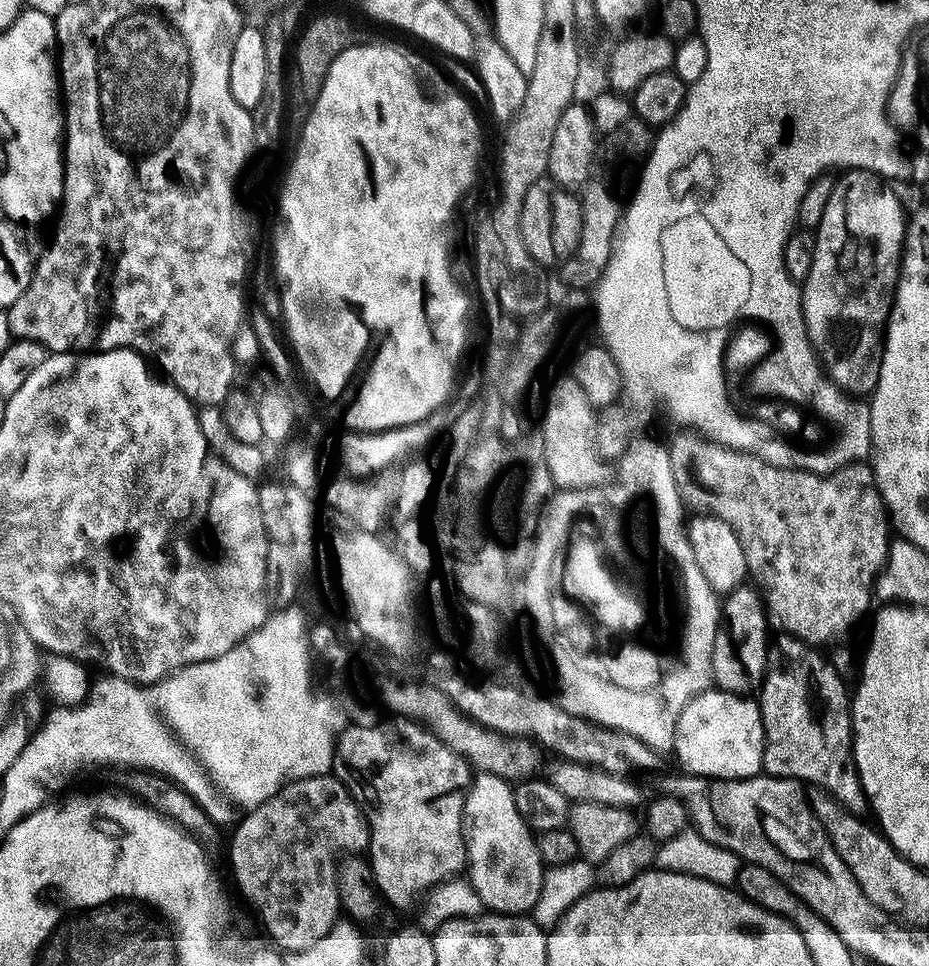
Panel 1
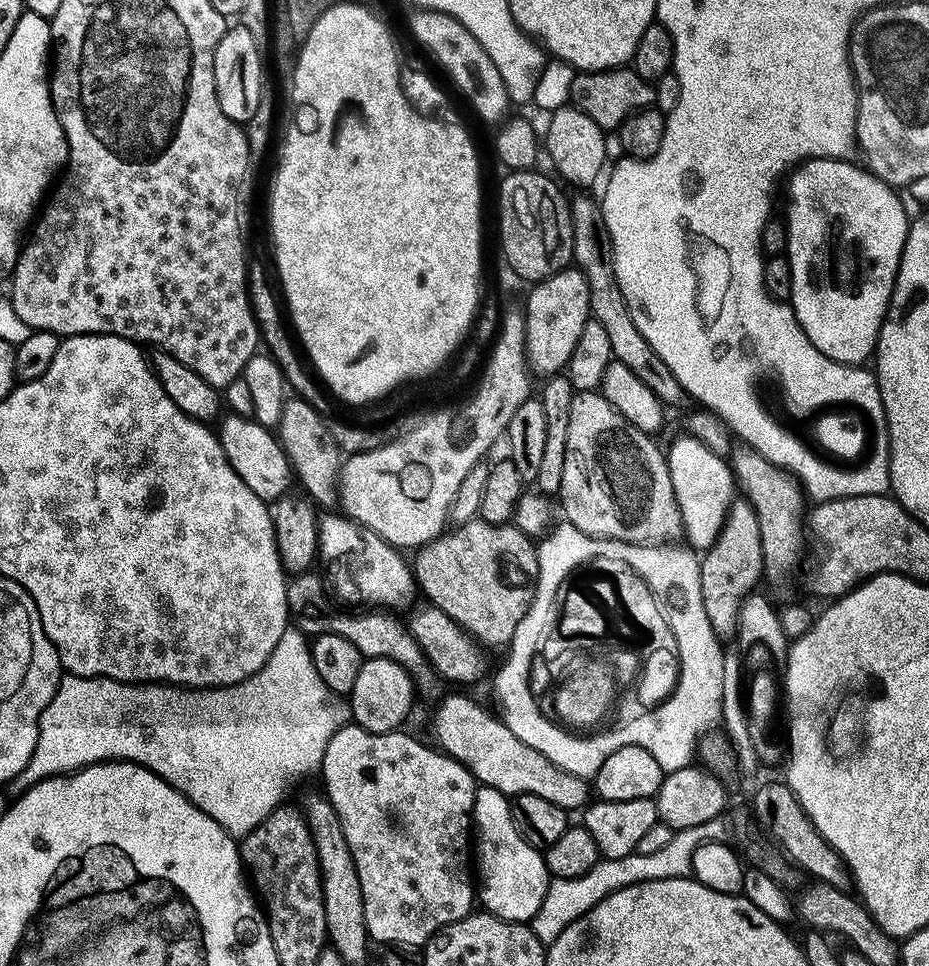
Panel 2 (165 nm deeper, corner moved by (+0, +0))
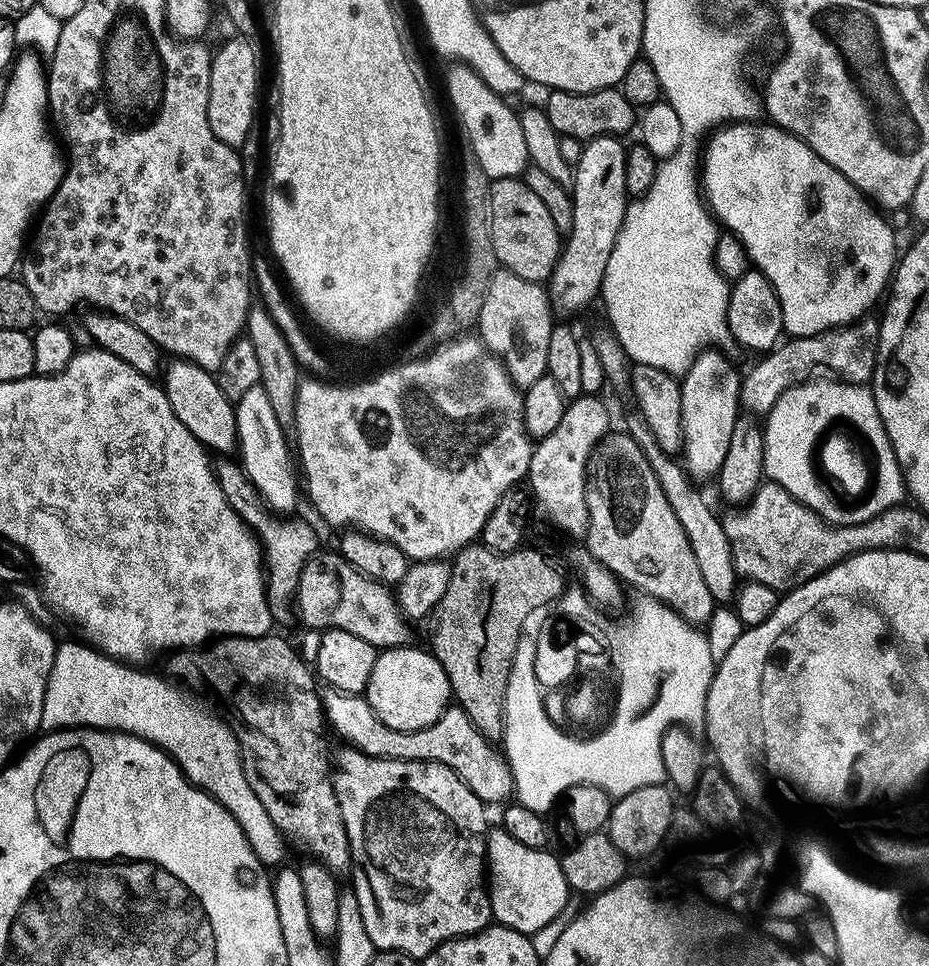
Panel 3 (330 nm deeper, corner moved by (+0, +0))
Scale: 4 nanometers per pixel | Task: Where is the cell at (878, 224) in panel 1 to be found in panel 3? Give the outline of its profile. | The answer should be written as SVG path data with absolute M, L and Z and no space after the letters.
M733 122L731 124L723 125L715 131L711 133L707 137L706 143L708 145L703 145L702 148L702 196L703 199L706 201L713 217L729 233L732 233L737 236L740 243L743 244L745 251L747 252L747 259L751 261L753 265L760 271L762 274L766 274L766 278L772 285L774 286L774 290L778 294L778 302L782 306L782 318L784 319L784 332L787 333L789 337L795 338L797 336L817 336L819 332L828 332L832 328L843 328L845 324L854 324L857 320L867 317L869 315L868 312L871 310L872 307L876 304L876 299L879 298L880 295L883 297L885 295L886 289L889 287L890 281L893 279L894 276L894 269L898 263L898 251L896 252L896 236L892 233L892 228L890 225L887 224L886 221L883 220L882 217L879 216L881 213L877 211L875 207L870 203L867 196L864 193L859 192L857 188L853 186L853 184L848 181L844 175L838 170L834 170L834 166L830 166L830 162L826 162L824 159L821 158L818 154L814 154L814 150L810 150L810 146L806 142L802 142L797 138L797 136L791 136L788 132L785 132L783 128L776 127L775 124L771 122L763 122L764 124L760 124L761 122Z

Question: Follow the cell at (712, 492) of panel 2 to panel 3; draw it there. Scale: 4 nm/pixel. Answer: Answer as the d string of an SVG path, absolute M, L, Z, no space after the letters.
M720 350L703 351L680 380L682 457L684 456L683 463L687 471L693 477L715 477L719 473L726 458L726 449L730 446L730 434L734 434L734 426L742 412L740 406L742 372L723 354L724 352Z

